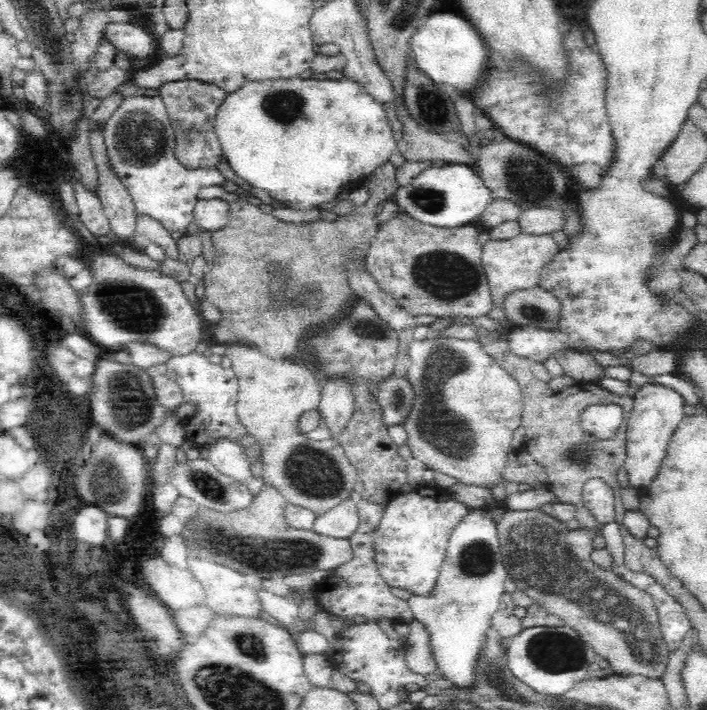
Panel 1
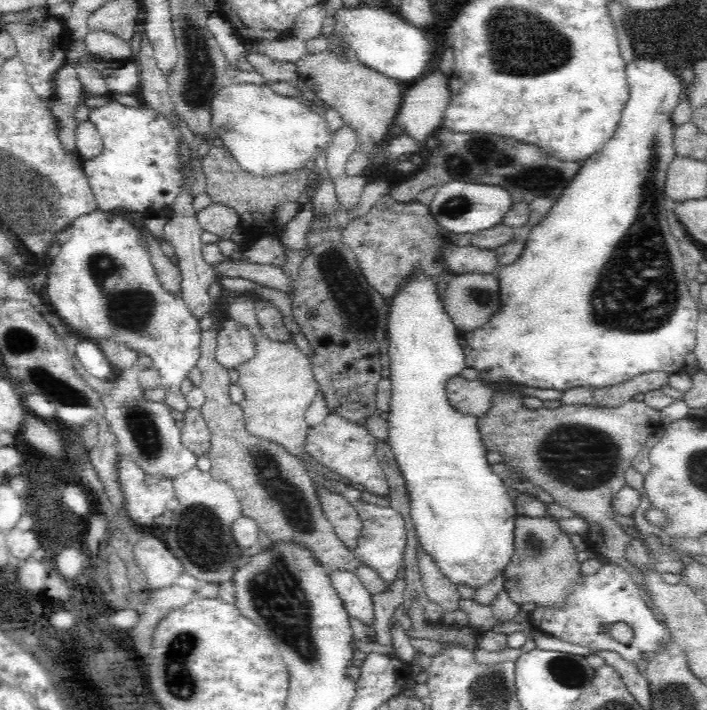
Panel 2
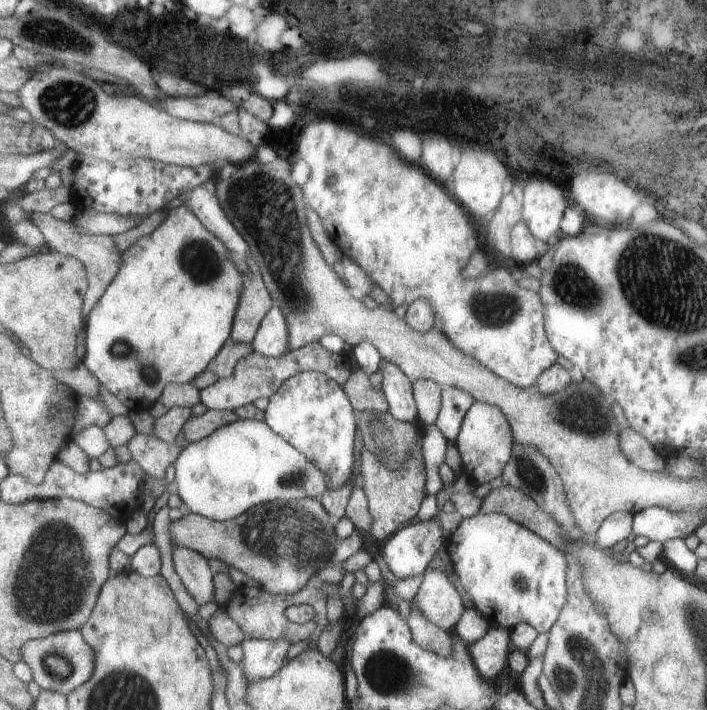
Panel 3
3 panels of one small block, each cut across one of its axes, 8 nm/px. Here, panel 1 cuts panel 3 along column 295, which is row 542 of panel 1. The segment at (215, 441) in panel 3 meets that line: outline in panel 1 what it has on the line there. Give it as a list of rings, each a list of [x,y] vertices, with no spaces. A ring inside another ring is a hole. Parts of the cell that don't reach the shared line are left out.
[[[492,506],[470,508],[462,516],[462,520],[458,520],[458,524],[452,528],[452,532],[448,536],[446,550],[444,550],[444,562],[442,562],[442,568],[440,568],[440,576],[438,576],[434,594],[430,598],[420,596],[420,594],[412,594],[406,600],[412,614],[414,614],[414,620],[422,622],[426,626],[426,630],[430,632],[430,646],[432,646],[434,658],[438,662],[438,676],[446,678],[448,682],[454,684],[454,688],[460,688],[460,690],[472,688],[474,662],[476,662],[476,656],[482,648],[482,642],[486,640],[484,632],[492,626],[492,616],[500,608],[500,596],[506,594],[504,592],[504,582],[508,580],[508,574],[506,574],[502,550],[500,550],[502,544],[500,544],[498,526],[496,526],[496,520],[494,520],[492,512],[488,512],[490,508]]]

